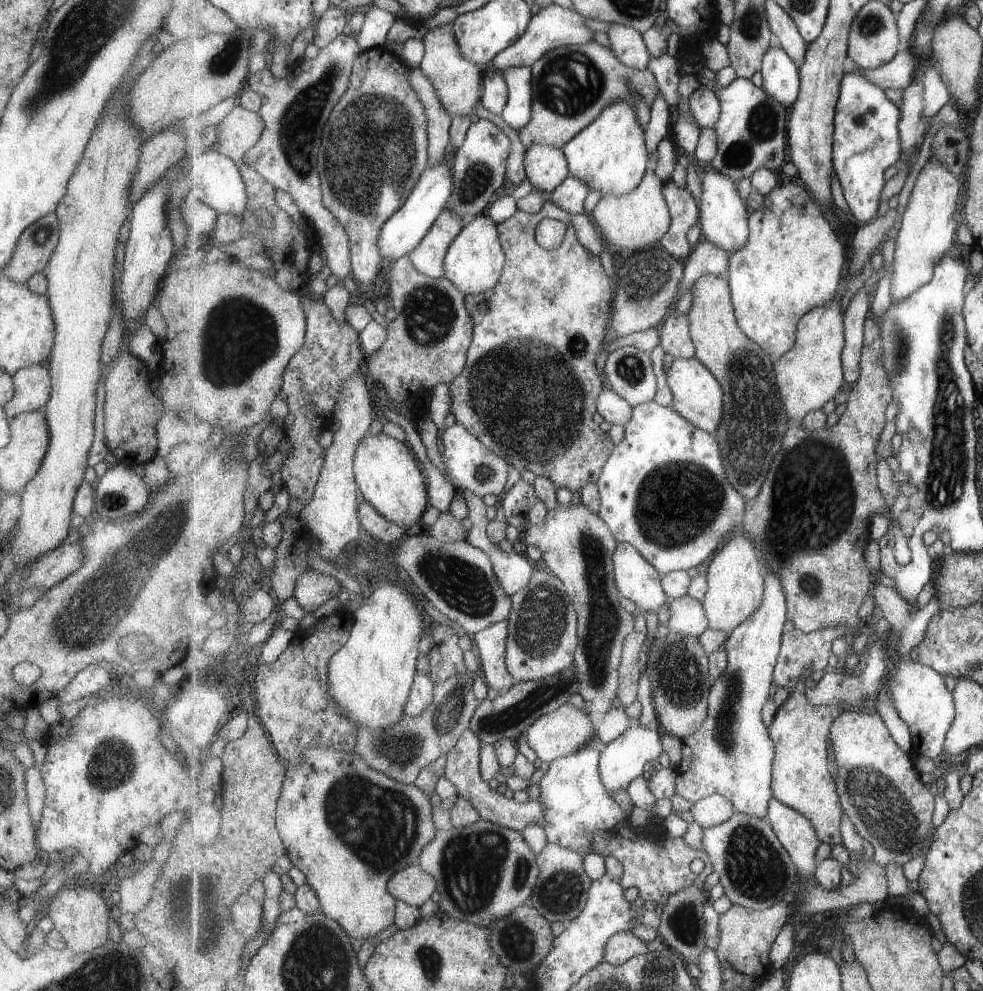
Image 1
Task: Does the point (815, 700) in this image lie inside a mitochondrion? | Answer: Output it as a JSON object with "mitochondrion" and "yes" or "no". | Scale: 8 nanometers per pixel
{"mitochondrion":"no"}

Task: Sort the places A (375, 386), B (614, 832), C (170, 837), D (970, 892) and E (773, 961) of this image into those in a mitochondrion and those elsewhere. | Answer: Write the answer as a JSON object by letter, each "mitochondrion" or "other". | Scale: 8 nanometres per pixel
{"A":"other","B":"other","C":"other","D":"mitochondrion","E":"other"}

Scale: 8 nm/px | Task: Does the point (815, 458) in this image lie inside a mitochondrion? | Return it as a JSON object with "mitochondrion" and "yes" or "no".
{"mitochondrion":"yes"}

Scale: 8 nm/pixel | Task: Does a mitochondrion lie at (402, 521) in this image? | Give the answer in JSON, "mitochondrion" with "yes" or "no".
{"mitochondrion":"no"}

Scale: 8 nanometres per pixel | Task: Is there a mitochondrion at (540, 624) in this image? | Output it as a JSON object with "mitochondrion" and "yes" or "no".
{"mitochondrion":"yes"}

